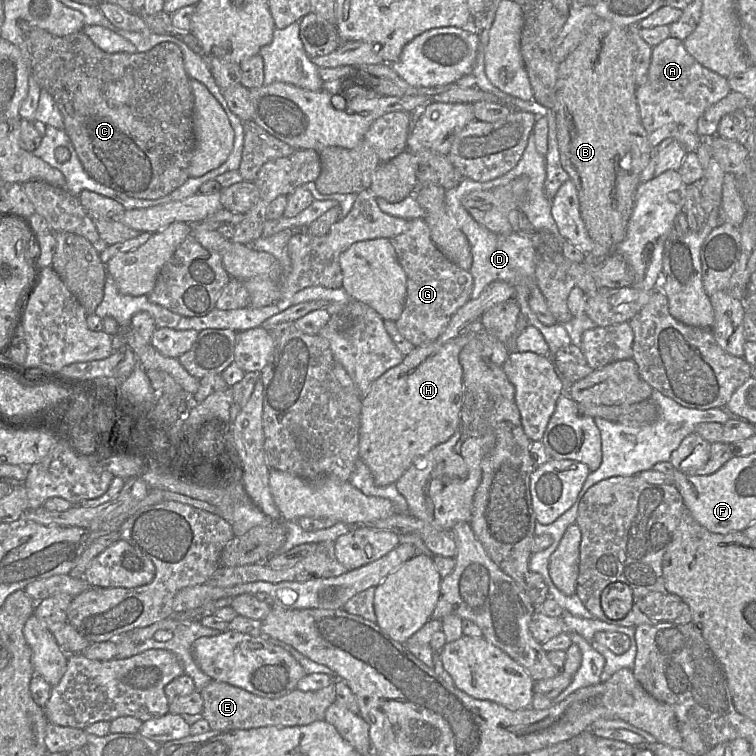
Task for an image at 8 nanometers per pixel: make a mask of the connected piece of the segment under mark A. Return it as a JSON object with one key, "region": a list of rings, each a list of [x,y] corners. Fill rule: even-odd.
{"region":[[[669,36],[652,47],[647,81],[636,88],[641,123],[647,132],[650,144],[656,148],[666,138],[675,138],[687,152],[696,152],[703,139],[697,132],[698,119],[708,107],[724,98],[730,91],[727,79],[698,63],[687,52],[683,41]]]}

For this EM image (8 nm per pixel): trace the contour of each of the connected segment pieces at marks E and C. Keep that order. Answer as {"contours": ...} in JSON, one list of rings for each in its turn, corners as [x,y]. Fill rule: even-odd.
{"contours":[[[[212,680],[200,694],[203,698],[202,718],[212,730],[246,730],[265,726],[305,726],[324,720],[326,710],[336,700],[335,685],[316,691],[295,689],[279,698],[266,698],[252,694],[242,688],[225,682]]],[[[18,21],[18,23],[31,55],[31,75],[35,78],[41,89],[47,91],[54,99],[63,117],[64,130],[74,146],[83,168],[93,179],[128,197],[154,200],[170,194],[190,177],[189,167],[195,149],[195,135],[193,131],[194,96],[190,87],[190,78],[185,71],[183,54],[177,44],[164,42],[147,52],[106,53],[97,47],[82,30],[66,36],[56,36],[46,30],[32,26],[26,21]],[[124,76],[131,76],[134,81],[130,98],[121,106],[110,107],[104,96],[105,85]]]]}

